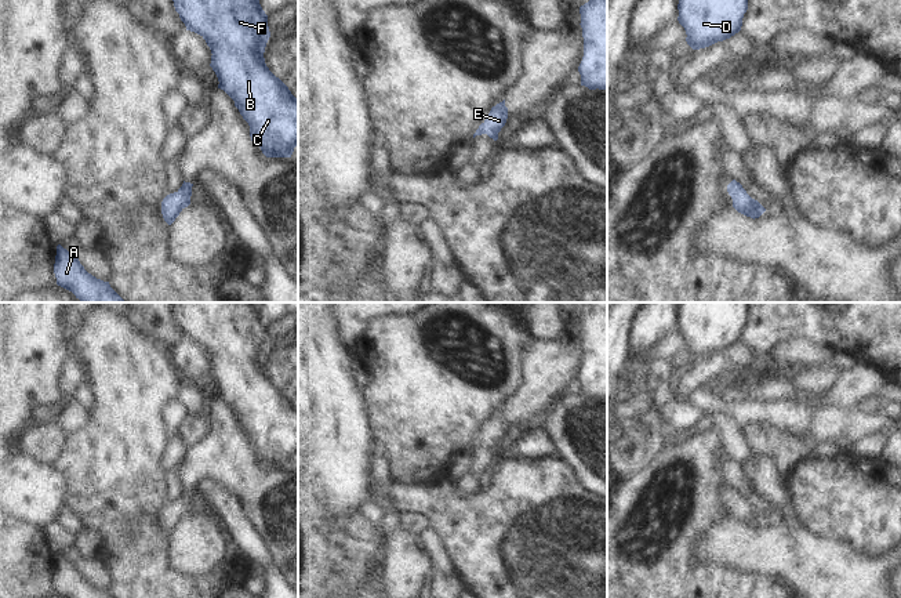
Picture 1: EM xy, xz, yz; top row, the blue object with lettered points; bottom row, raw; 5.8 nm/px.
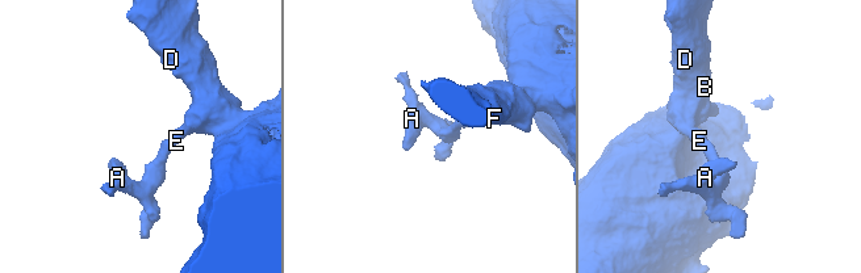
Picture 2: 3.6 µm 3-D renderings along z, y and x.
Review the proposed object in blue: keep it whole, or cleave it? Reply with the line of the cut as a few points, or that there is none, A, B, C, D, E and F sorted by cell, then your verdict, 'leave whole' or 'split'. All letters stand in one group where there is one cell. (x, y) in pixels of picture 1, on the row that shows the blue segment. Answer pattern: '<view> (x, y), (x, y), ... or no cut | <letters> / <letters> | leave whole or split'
no cut | A B C D E F | leave whole

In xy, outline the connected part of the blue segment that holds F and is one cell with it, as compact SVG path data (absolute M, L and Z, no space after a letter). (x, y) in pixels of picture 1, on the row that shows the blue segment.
M172 0L175 11L186 30L200 35L211 50L210 66L218 77L218 88L224 90L250 126L250 137L266 157L291 157L298 145L298 99L288 87L276 77L265 64L264 52L270 37L268 15L259 0Z

